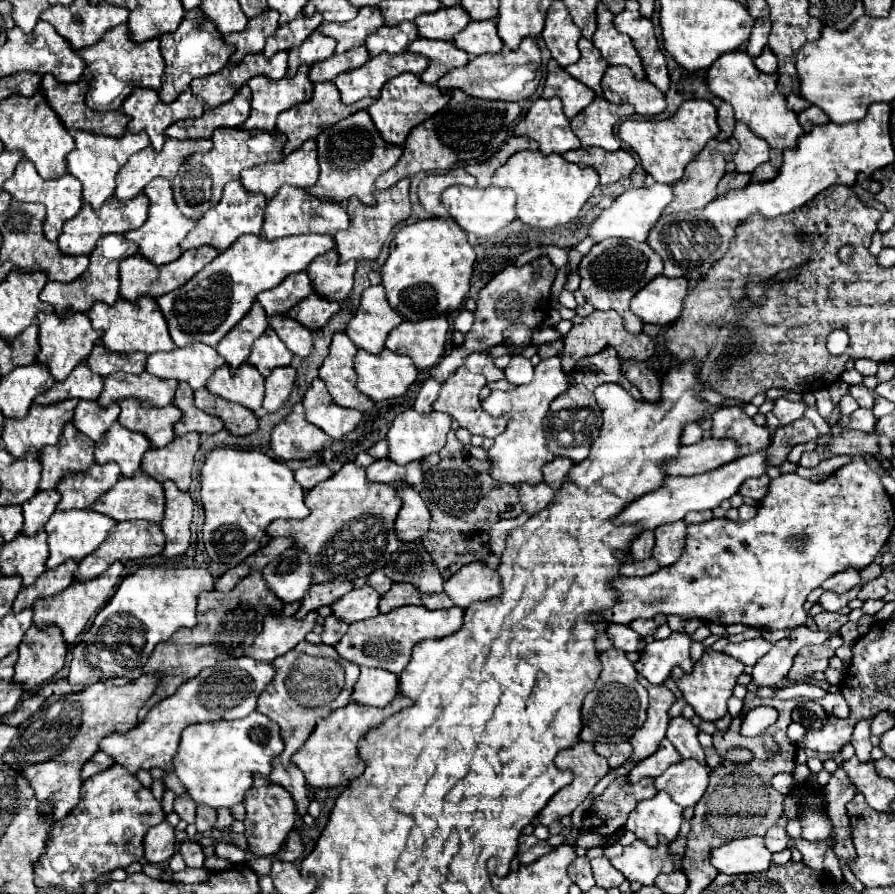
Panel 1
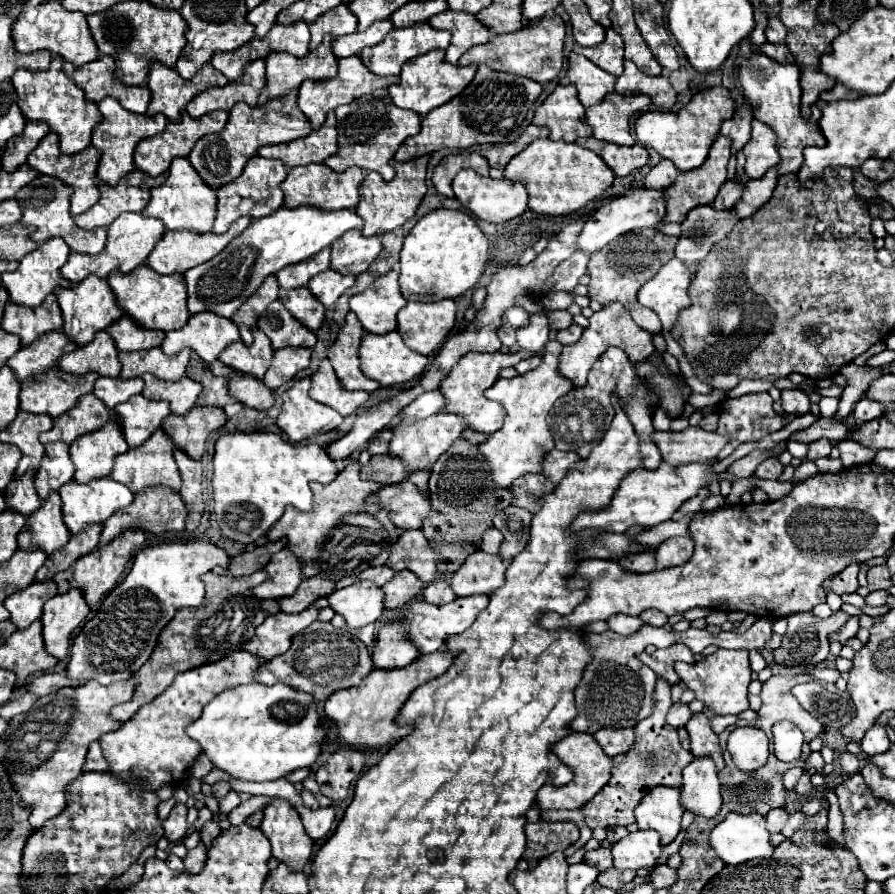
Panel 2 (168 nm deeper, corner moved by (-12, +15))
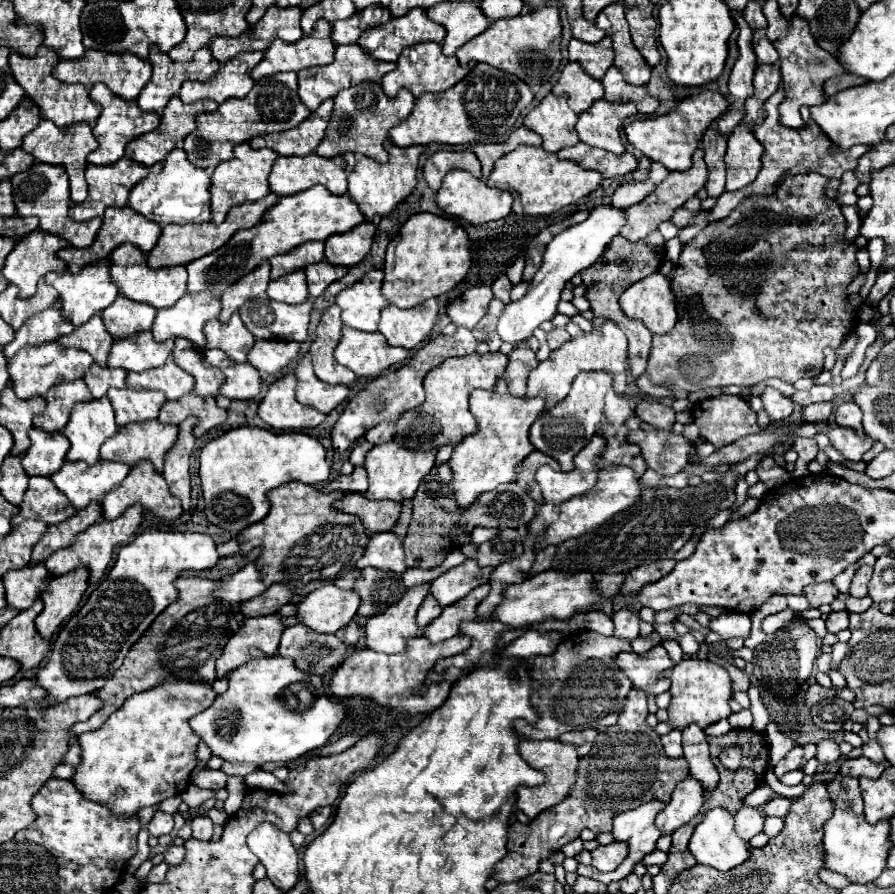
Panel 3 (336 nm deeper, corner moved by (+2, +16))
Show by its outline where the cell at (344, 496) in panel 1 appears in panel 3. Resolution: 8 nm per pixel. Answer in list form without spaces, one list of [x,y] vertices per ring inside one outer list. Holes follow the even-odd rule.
[[[288,482],[284,488],[276,488],[268,494],[272,508],[268,516],[244,532],[238,534],[240,552],[248,554],[260,546],[262,554],[256,560],[264,568],[264,584],[282,582],[292,588],[294,594],[306,596],[326,582],[332,582],[350,570],[366,550],[370,534],[366,532],[360,518],[336,510],[332,504],[346,492],[320,492],[304,482]]]

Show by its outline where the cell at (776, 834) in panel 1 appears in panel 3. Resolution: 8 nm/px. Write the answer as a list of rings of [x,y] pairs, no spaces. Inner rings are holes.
[[[744,806],[736,812],[736,832],[744,836],[744,840],[750,840],[752,836],[760,834],[764,828],[764,814],[758,808]]]

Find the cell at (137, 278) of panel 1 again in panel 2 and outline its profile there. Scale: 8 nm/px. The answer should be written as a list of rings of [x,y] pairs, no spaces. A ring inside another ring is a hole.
[[[240,217],[238,221],[234,221],[234,225],[230,225],[230,229],[222,235],[216,233],[194,233],[194,231],[166,231],[162,241],[154,247],[154,251],[150,253],[146,265],[152,267],[156,273],[160,275],[172,275],[172,273],[184,273],[200,263],[206,263],[208,259],[212,259],[214,255],[218,255],[234,237],[238,237],[254,219],[250,217]]]

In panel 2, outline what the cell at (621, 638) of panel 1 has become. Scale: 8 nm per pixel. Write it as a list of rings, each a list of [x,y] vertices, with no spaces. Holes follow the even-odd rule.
[[[614,615],[614,617],[610,617],[610,619],[606,619],[606,623],[608,623],[608,627],[614,631],[614,633],[618,633],[618,635],[632,635],[632,633],[636,633],[644,623],[640,621],[640,617],[630,617],[630,615]]]

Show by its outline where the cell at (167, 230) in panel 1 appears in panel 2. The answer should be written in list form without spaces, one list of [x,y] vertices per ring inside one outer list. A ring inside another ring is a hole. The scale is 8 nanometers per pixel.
[[[174,159],[168,177],[162,185],[150,189],[150,201],[142,215],[160,219],[166,229],[192,229],[198,233],[210,231],[214,227],[214,213],[216,213],[216,191],[208,187],[190,165],[188,159]]]

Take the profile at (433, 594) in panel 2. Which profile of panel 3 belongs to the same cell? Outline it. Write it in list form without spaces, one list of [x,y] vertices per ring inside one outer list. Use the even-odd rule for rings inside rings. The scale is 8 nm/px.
[[[428,594],[428,596],[424,598],[424,602],[422,602],[422,606],[418,608],[416,622],[420,624],[420,628],[424,628],[424,626],[430,624],[430,620],[434,620],[440,612],[442,612],[442,606],[438,604],[438,600],[436,600],[432,594]]]

